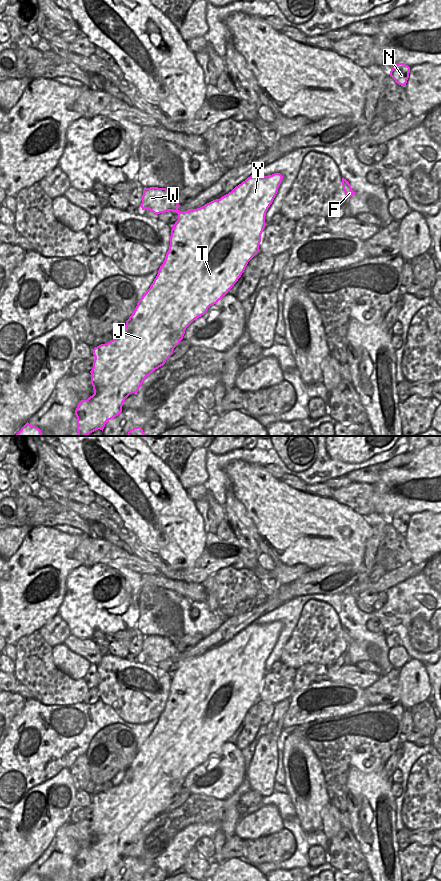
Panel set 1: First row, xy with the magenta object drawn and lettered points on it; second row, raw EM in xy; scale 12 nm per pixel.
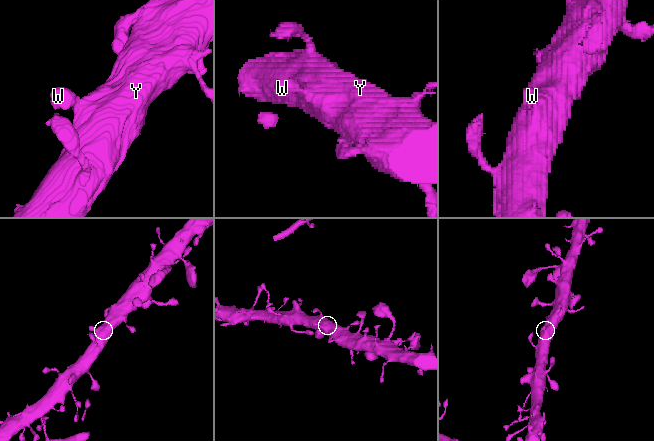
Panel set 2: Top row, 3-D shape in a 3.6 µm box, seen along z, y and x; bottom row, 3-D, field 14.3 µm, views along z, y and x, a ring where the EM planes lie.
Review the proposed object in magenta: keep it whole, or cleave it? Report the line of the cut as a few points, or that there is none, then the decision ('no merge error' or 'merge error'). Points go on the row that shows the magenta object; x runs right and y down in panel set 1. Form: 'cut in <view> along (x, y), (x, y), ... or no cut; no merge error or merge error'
no cut; no merge error

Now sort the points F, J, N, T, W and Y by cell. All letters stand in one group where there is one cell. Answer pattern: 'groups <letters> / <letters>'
groups F J N T W Y

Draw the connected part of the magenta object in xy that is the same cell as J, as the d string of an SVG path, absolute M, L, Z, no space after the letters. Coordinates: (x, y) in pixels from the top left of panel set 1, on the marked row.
M280 173L263 177L251 175L220 199L184 212L178 210L180 205L168 189L144 189L140 206L142 210L149 209L156 215L168 211L176 212L178 220L172 226L170 246L165 260L150 288L138 301L133 314L126 321L123 332L107 344L93 349L95 359L90 373L94 394L87 400L81 400L75 410L78 436L87 436L98 429L103 431L105 424L122 412L125 399L130 394L137 393L146 377L165 364L183 339L186 328L204 315L210 306L221 300L238 281L248 262L259 252L261 234L266 226L266 212L278 192L282 179Z

